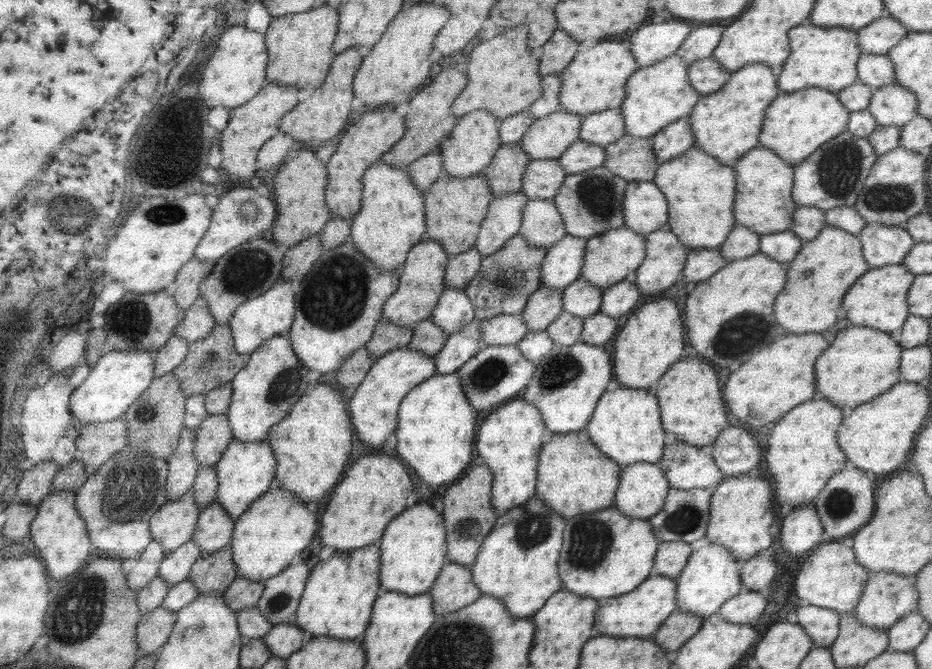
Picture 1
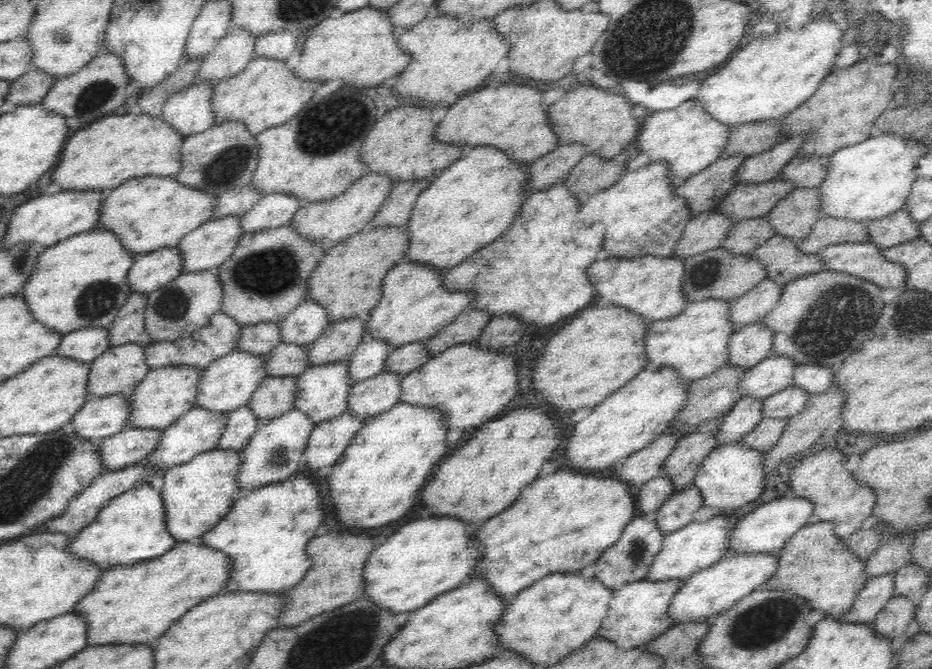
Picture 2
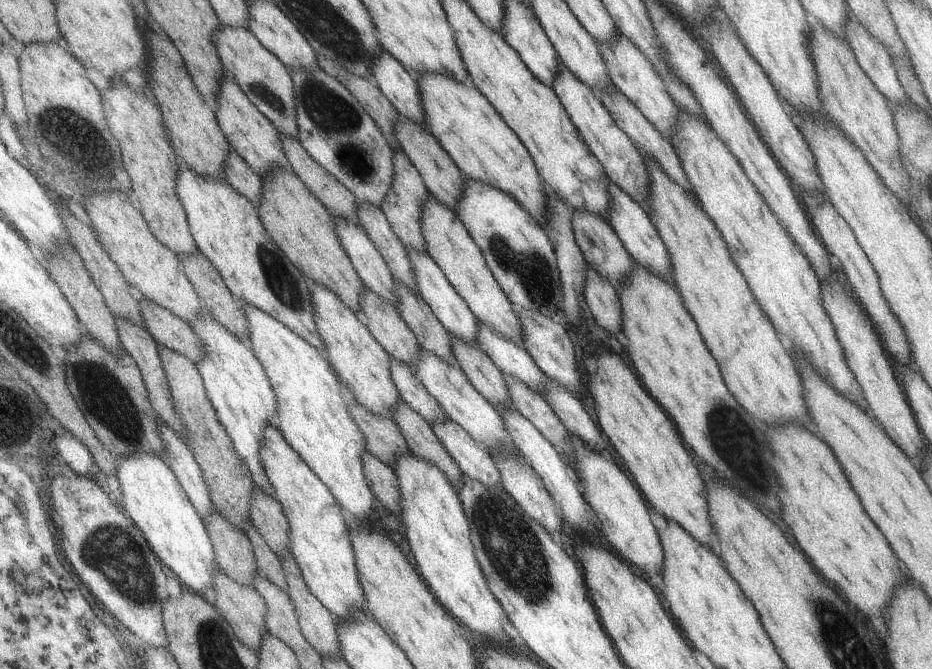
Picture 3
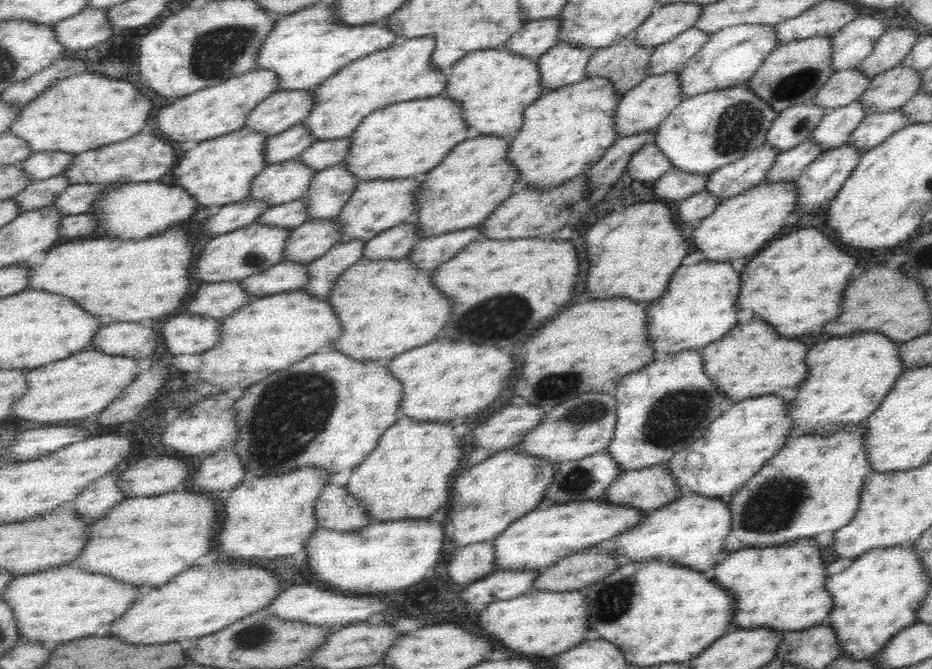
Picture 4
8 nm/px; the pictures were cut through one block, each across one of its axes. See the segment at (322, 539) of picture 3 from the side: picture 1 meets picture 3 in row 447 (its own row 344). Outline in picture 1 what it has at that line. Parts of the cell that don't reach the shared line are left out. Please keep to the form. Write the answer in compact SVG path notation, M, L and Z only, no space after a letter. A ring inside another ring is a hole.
M285 334L263 340L249 355L246 365L230 380L231 398L225 415L232 441L265 442L271 426L287 414L291 405L304 394L307 384L315 384L317 378L319 374L299 364Z

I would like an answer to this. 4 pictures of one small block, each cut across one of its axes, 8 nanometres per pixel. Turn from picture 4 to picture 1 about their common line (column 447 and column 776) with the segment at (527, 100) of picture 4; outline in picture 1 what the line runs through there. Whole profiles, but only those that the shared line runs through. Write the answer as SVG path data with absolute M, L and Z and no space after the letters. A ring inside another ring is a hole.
M749 64L730 73L719 90L700 96L687 115L693 146L732 167L748 150L758 146L763 111L779 94L774 71L763 64Z

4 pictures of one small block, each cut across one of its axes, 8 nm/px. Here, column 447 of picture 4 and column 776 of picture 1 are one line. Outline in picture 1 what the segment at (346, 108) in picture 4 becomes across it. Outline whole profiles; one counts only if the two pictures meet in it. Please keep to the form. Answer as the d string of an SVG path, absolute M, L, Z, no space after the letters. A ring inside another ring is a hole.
M801 24L787 30L789 54L776 77L781 93L791 93L807 88L817 88L836 93L857 81L855 63L861 55L855 31L844 28L823 28Z

